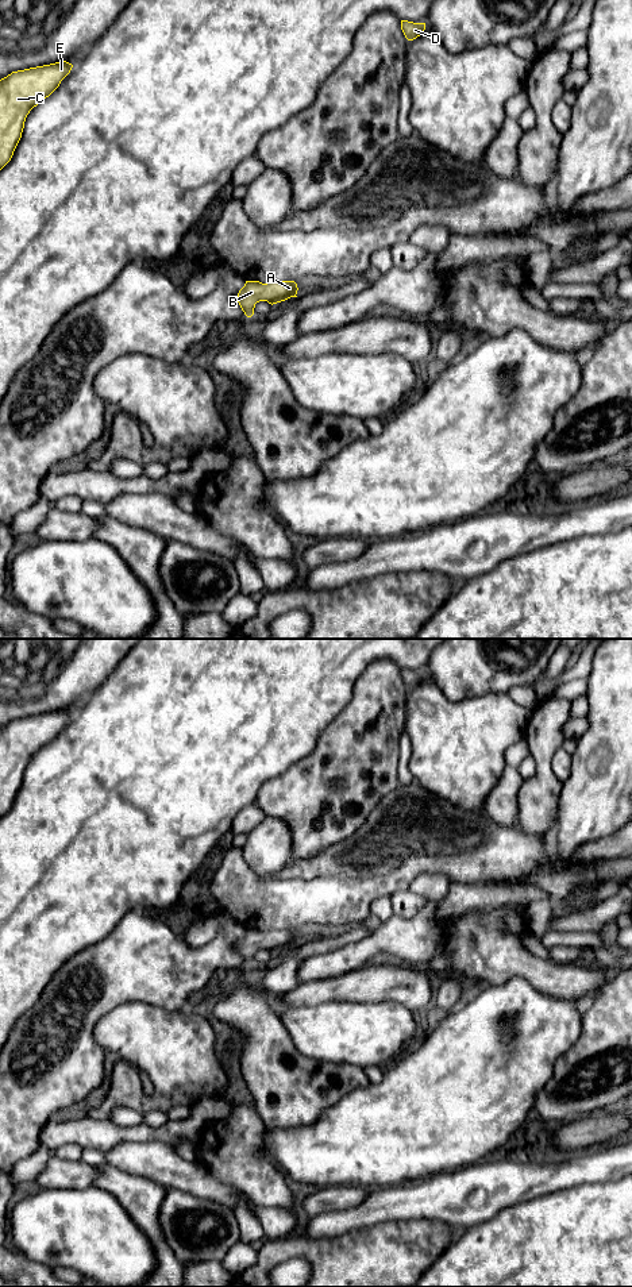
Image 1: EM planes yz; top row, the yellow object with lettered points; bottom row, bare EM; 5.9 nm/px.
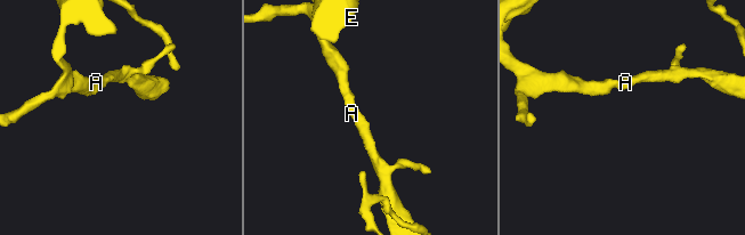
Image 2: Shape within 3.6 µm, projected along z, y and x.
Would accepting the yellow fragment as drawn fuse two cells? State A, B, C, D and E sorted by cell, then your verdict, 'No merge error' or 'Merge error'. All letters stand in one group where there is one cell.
Groups: A B C D E. No merge error

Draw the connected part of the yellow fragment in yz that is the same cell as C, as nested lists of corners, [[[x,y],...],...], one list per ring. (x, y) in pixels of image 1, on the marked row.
[[[63,61],[12,72],[0,80],[0,170],[11,161],[22,138],[30,111],[49,97],[70,73],[73,65]]]

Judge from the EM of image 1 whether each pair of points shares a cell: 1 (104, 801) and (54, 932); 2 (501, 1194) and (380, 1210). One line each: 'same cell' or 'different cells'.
1: same cell
2: same cell

